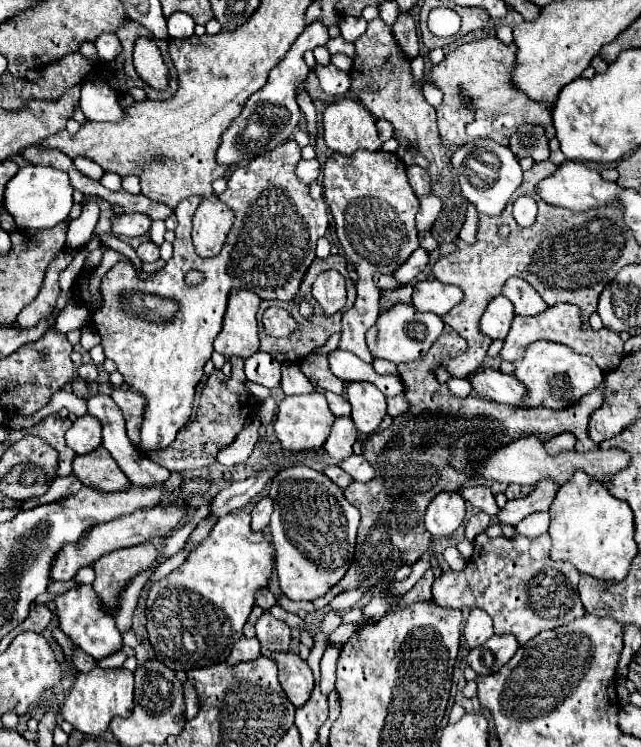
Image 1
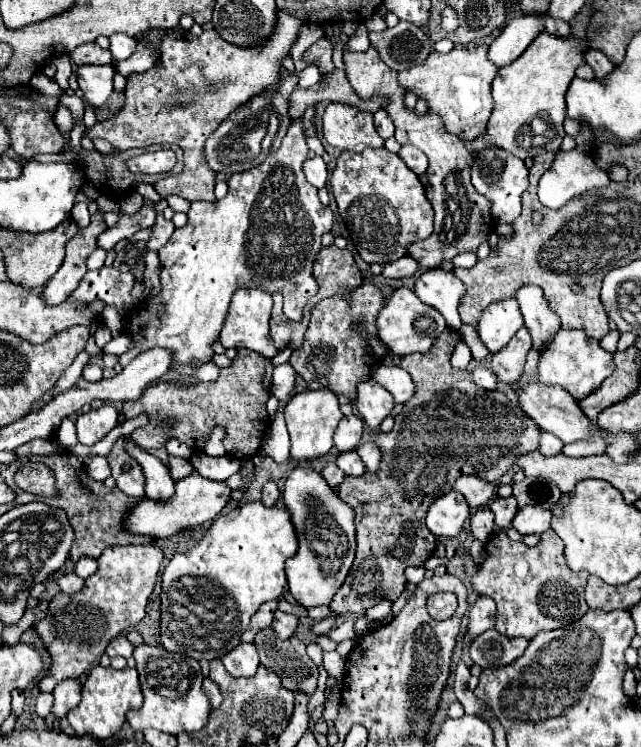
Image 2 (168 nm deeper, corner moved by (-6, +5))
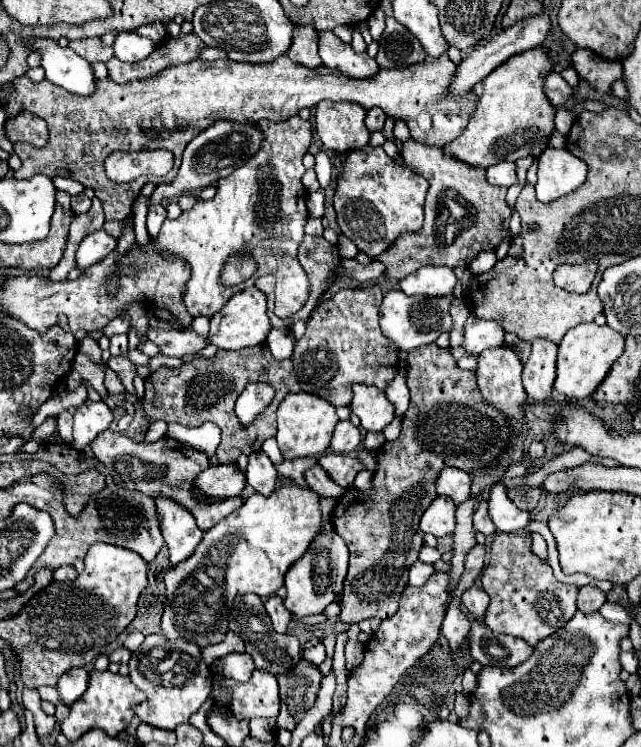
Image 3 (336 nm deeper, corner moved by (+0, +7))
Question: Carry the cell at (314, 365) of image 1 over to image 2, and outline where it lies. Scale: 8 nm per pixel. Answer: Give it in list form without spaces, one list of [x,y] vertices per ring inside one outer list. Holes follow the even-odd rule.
[[[362,282],[350,298],[332,296],[318,302],[312,310],[312,318],[306,330],[304,344],[292,352],[290,364],[306,382],[320,382],[324,388],[336,396],[356,398],[356,386],[370,380],[374,366],[380,358],[374,354],[372,346],[354,330],[356,324],[364,326],[372,338],[376,338],[376,316],[384,306],[384,294],[372,282]]]

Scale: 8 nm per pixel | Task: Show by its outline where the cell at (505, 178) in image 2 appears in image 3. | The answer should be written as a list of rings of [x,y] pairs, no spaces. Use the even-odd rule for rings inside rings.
[[[502,160],[500,164],[492,164],[486,168],[486,182],[492,186],[512,186],[518,182],[516,164]]]

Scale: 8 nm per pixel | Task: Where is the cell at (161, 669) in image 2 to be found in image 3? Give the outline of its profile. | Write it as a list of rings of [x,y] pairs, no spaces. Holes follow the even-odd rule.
[[[150,634],[142,646],[132,652],[128,666],[130,680],[146,694],[146,702],[134,706],[134,714],[140,718],[140,722],[156,728],[174,730],[176,726],[186,724],[212,692],[212,672],[202,660],[200,648],[188,640],[164,640],[160,634]]]

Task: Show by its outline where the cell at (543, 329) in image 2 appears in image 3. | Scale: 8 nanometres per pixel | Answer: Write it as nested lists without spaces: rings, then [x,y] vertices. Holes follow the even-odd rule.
[[[546,338],[532,340],[532,352],[524,364],[522,382],[532,402],[546,402],[556,378],[556,350],[558,346]]]

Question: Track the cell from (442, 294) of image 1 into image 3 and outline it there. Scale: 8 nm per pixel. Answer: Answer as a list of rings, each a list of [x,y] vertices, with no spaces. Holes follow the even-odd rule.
[[[422,266],[418,272],[406,276],[400,288],[414,296],[454,296],[454,286],[458,278],[448,266]]]

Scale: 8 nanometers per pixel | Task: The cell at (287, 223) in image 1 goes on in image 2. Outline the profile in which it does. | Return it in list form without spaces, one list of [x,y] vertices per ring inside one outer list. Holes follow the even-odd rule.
[[[294,120],[294,122],[288,126],[288,132],[286,132],[286,136],[284,136],[284,140],[282,140],[282,146],[280,146],[274,154],[270,154],[260,166],[250,168],[250,170],[246,170],[246,172],[242,172],[242,174],[230,176],[230,180],[228,180],[228,194],[226,194],[222,200],[216,200],[216,202],[202,202],[202,200],[192,202],[192,208],[190,208],[190,212],[188,212],[188,224],[186,224],[184,228],[176,228],[174,234],[170,236],[170,240],[158,250],[160,260],[164,260],[162,274],[160,274],[160,278],[162,278],[162,294],[160,294],[154,302],[144,300],[144,302],[136,304],[138,308],[134,308],[134,310],[130,312],[130,316],[128,316],[126,334],[132,338],[134,348],[132,348],[128,354],[122,354],[122,356],[120,356],[120,364],[122,364],[122,366],[126,366],[126,364],[128,364],[134,356],[138,356],[140,352],[144,352],[144,350],[148,350],[148,348],[154,348],[154,346],[170,348],[170,350],[174,352],[174,360],[180,360],[180,362],[184,362],[184,364],[190,364],[192,368],[198,368],[198,366],[202,366],[204,362],[208,362],[210,356],[214,354],[214,352],[212,352],[212,342],[218,340],[218,334],[220,334],[220,330],[222,330],[222,326],[224,326],[224,320],[226,320],[226,314],[228,314],[230,298],[232,298],[232,294],[236,292],[236,288],[252,288],[252,286],[254,286],[254,288],[262,288],[262,290],[266,290],[266,292],[270,292],[270,294],[272,294],[272,292],[282,292],[286,318],[290,318],[290,320],[300,320],[300,318],[302,318],[304,306],[306,306],[308,300],[314,298],[316,292],[318,292],[318,282],[316,282],[314,276],[312,276],[312,264],[314,264],[314,260],[316,260],[318,250],[322,248],[320,236],[322,236],[324,232],[328,232],[328,230],[332,228],[332,222],[334,222],[332,210],[326,208],[326,206],[322,206],[320,200],[318,200],[318,188],[314,188],[314,186],[306,180],[306,176],[304,176],[304,172],[302,172],[302,164],[304,164],[306,156],[308,156],[308,144],[306,144],[304,126]]]

